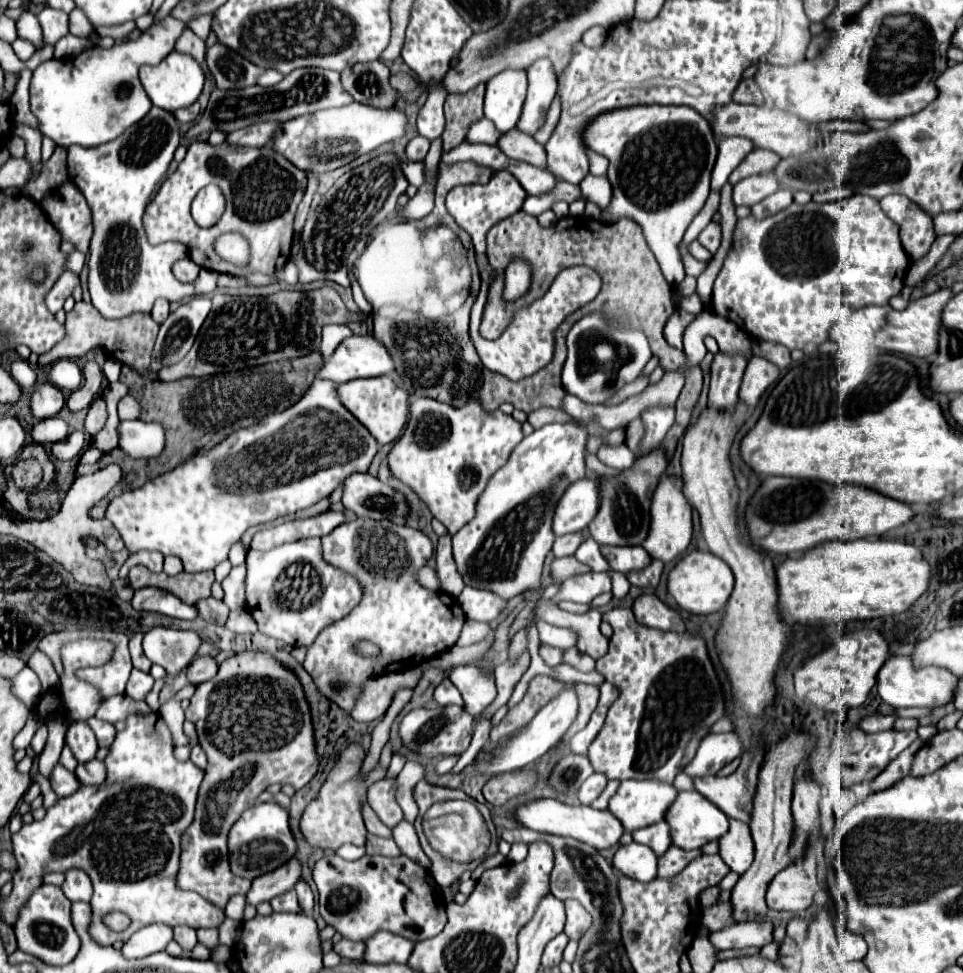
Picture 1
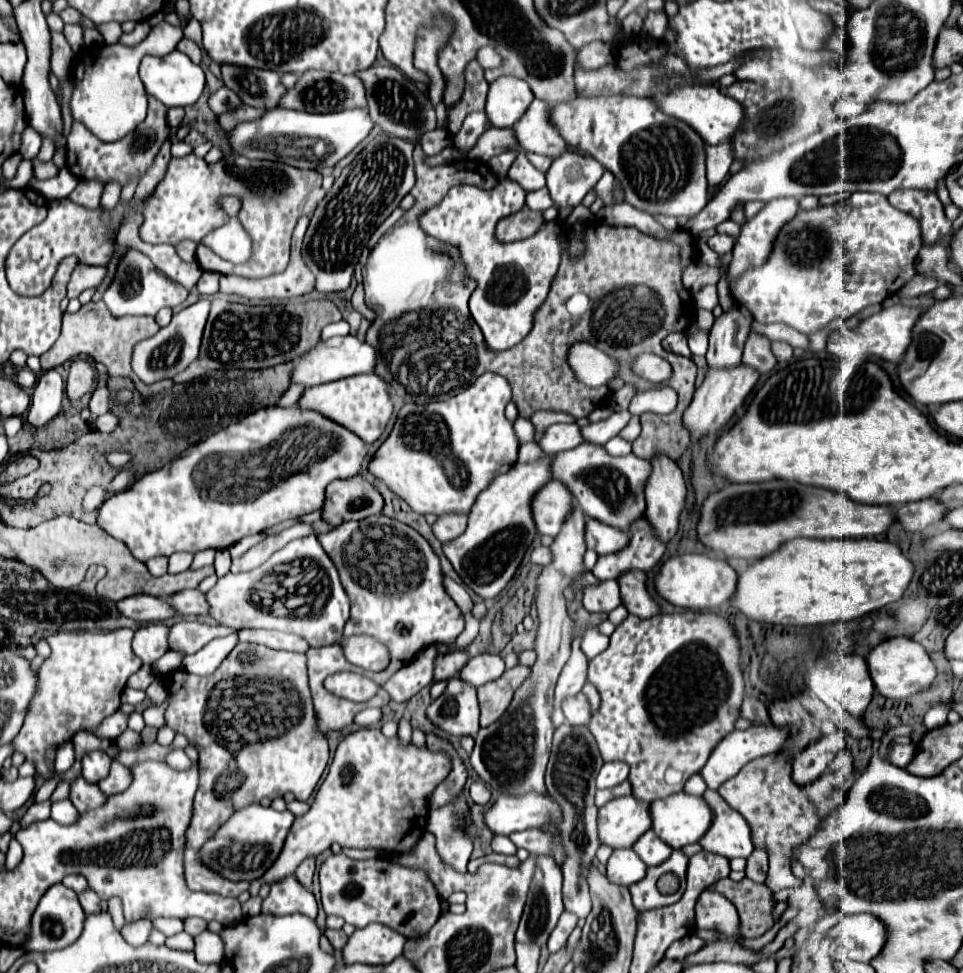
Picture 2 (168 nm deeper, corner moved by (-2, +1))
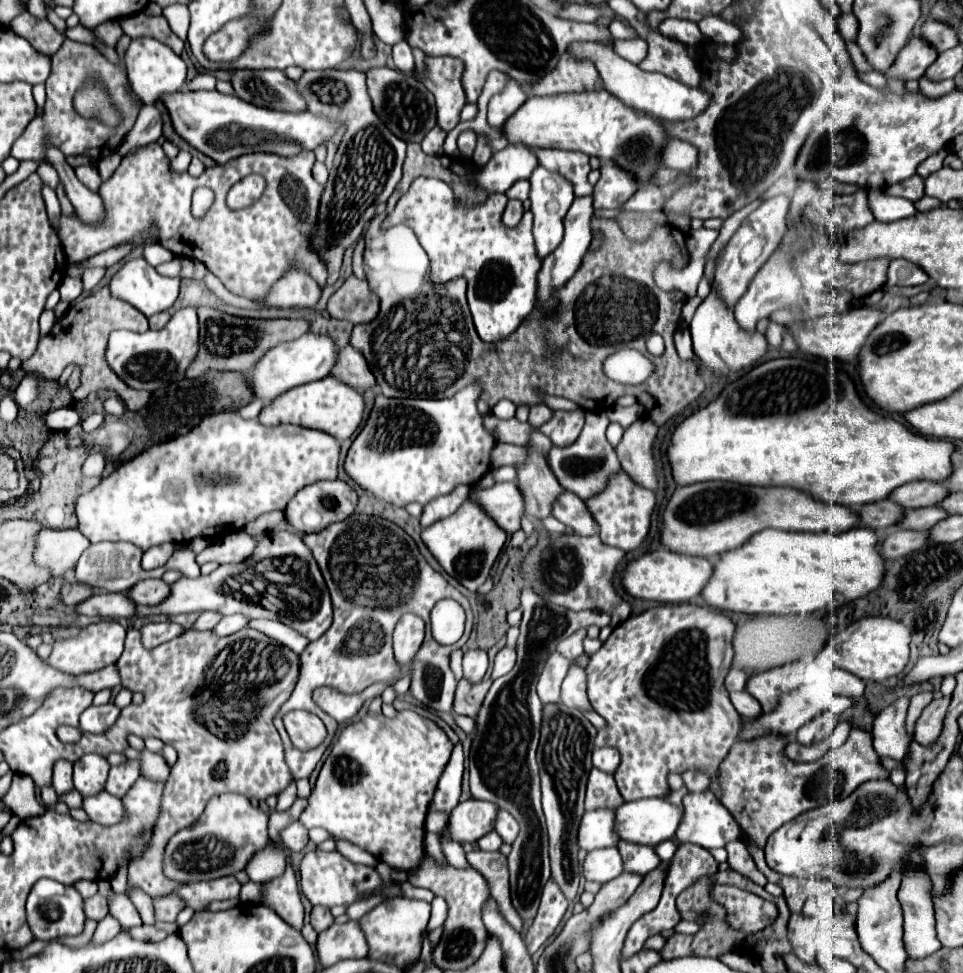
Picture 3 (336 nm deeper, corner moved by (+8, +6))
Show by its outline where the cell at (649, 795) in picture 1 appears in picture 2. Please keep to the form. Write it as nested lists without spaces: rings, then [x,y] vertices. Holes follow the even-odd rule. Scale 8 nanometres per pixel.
[[[634,795],[616,797],[598,809],[600,841],[614,849],[632,847],[650,827],[650,803]]]

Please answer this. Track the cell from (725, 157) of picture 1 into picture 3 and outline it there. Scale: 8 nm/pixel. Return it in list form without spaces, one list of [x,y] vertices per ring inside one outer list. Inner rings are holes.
[[[666,140],[662,152],[660,152],[660,162],[662,166],[668,168],[676,168],[676,170],[688,170],[698,158],[698,150],[688,144],[688,142],[680,142],[680,140]]]

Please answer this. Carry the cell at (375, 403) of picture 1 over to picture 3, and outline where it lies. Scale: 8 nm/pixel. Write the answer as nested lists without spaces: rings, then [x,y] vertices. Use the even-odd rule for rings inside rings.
[[[332,376],[324,380],[316,380],[312,384],[302,384],[300,388],[292,388],[272,400],[260,412],[260,424],[276,426],[276,424],[296,424],[304,428],[316,428],[320,432],[328,432],[336,440],[346,440],[358,432],[364,414],[364,398],[350,386],[338,382]]]

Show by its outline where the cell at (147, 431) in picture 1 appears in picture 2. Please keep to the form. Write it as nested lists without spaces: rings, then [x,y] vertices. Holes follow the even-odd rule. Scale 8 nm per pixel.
[[[106,413],[102,417],[98,417],[96,421],[96,431],[104,431],[104,433],[112,433],[116,427],[120,425],[120,419],[112,413]]]

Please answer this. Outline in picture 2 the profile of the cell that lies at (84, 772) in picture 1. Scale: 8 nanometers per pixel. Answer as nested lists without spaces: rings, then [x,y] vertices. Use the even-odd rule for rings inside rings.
[[[112,761],[108,777],[104,777],[102,781],[98,781],[98,787],[102,789],[104,795],[112,795],[112,793],[124,791],[130,785],[130,781],[132,781],[132,777],[130,777],[128,767],[120,765],[118,761]]]

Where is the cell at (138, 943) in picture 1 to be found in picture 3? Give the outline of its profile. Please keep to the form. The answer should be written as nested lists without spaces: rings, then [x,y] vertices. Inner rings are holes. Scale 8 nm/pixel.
[[[108,914],[104,920],[98,922],[96,932],[94,932],[94,936],[92,936],[92,944],[102,944],[102,942],[114,938],[116,934],[120,934],[120,930],[122,930],[120,922],[118,922],[114,916]]]

